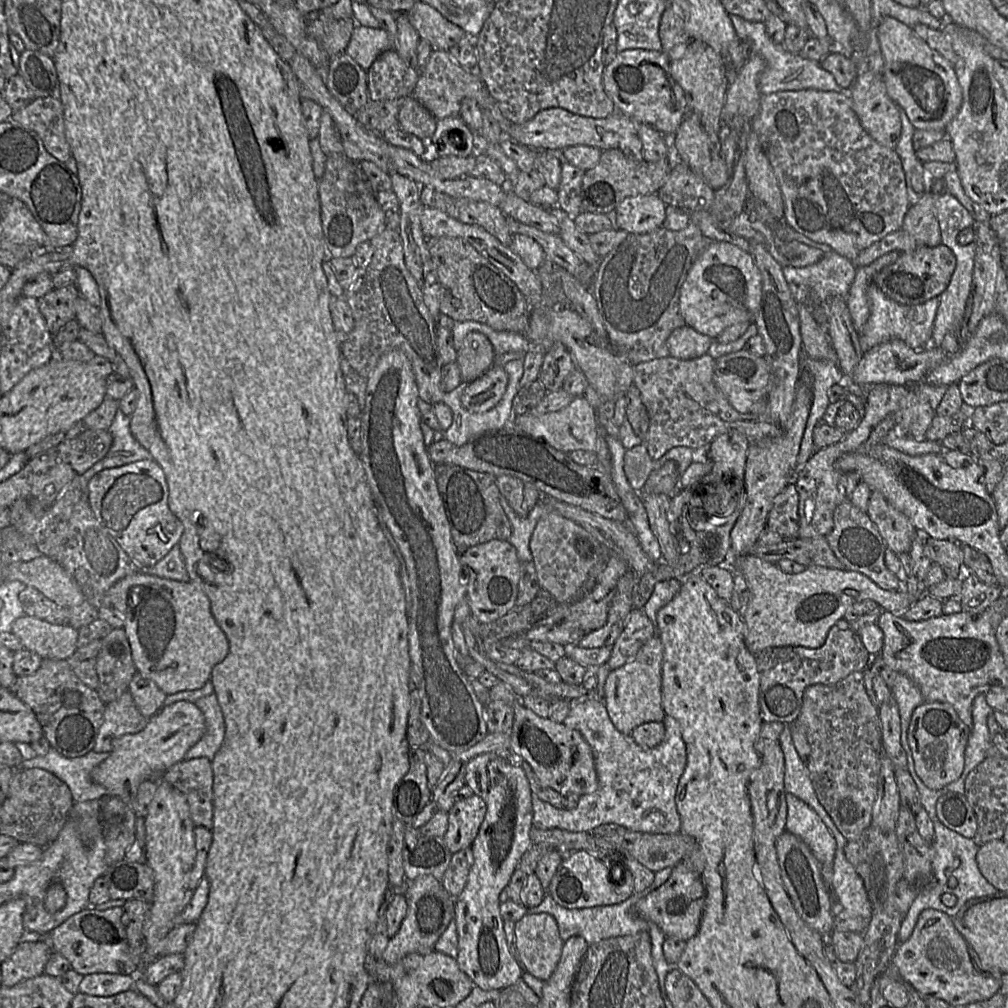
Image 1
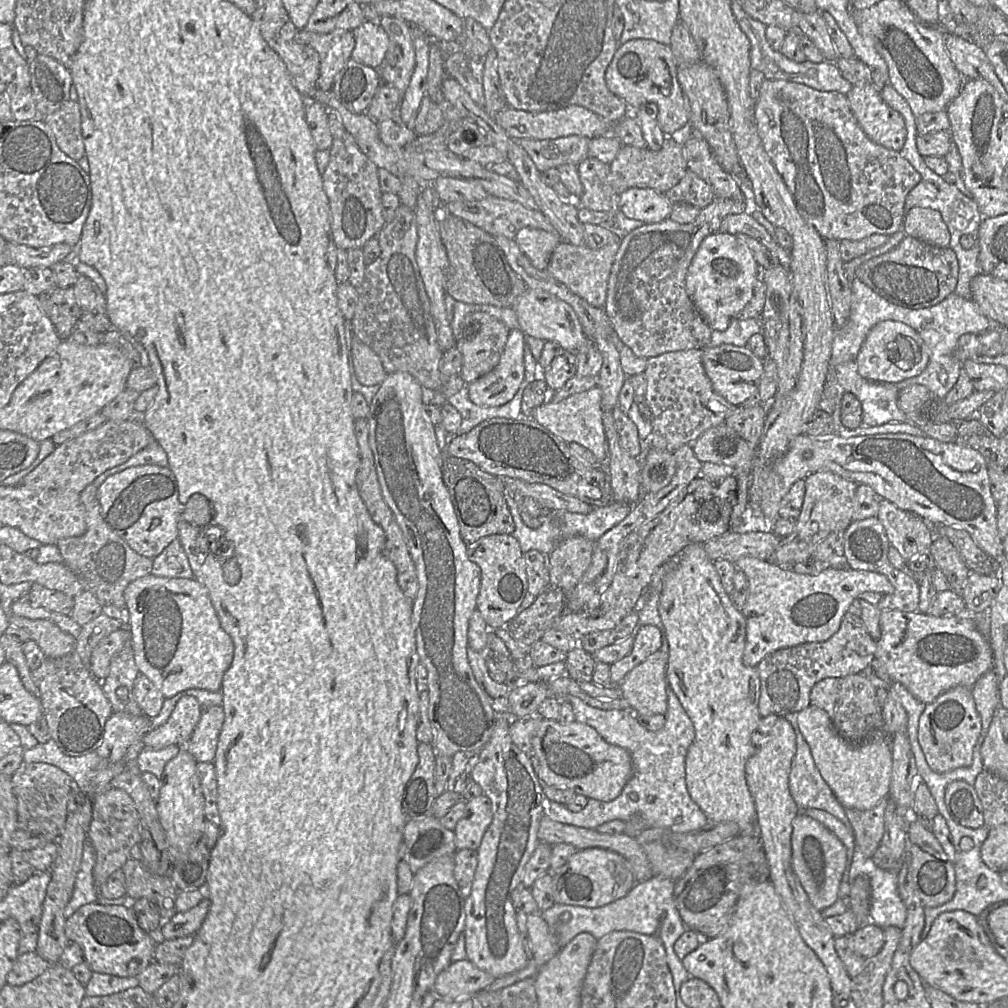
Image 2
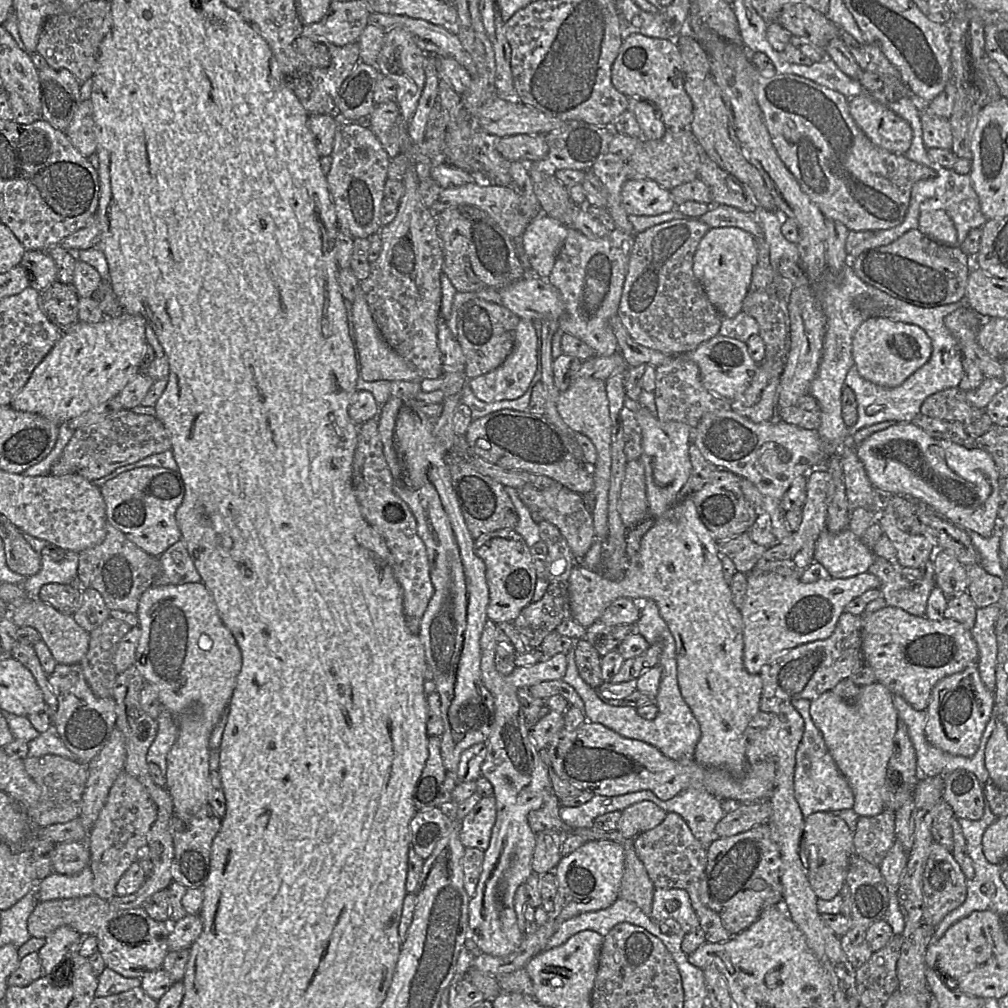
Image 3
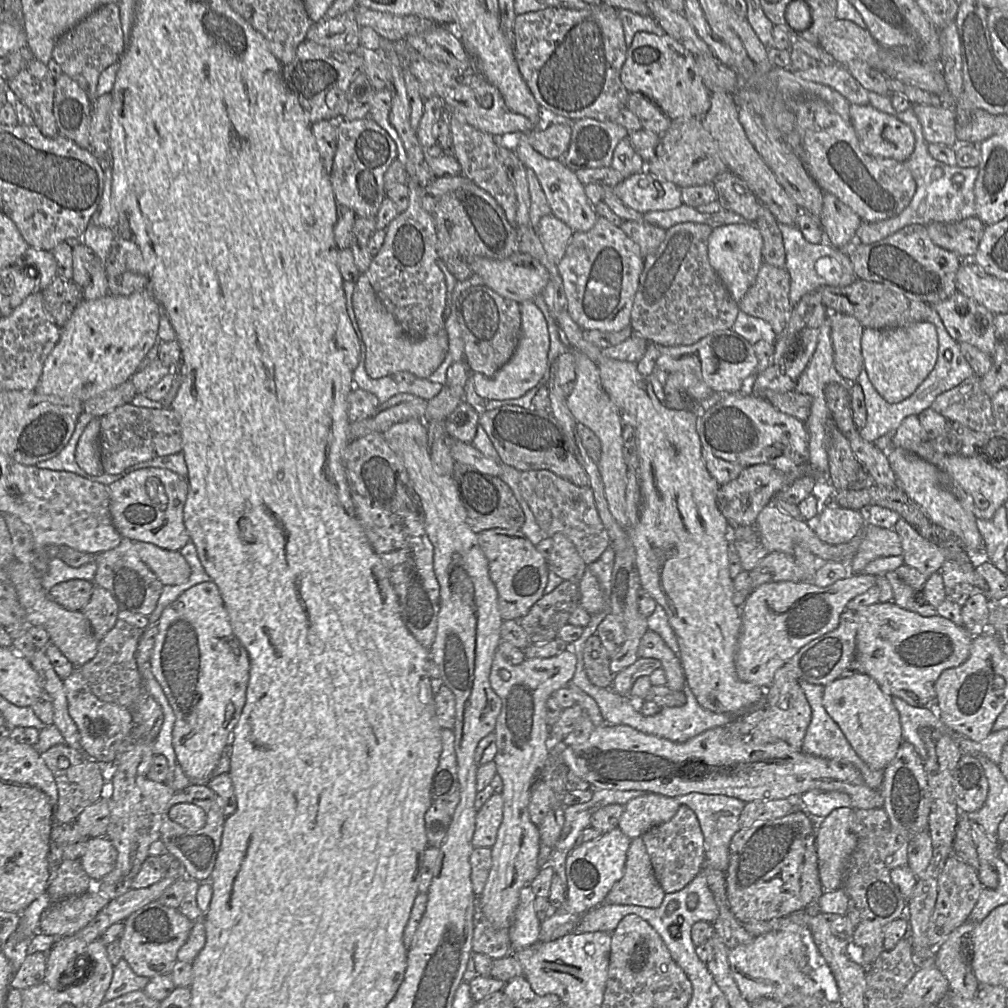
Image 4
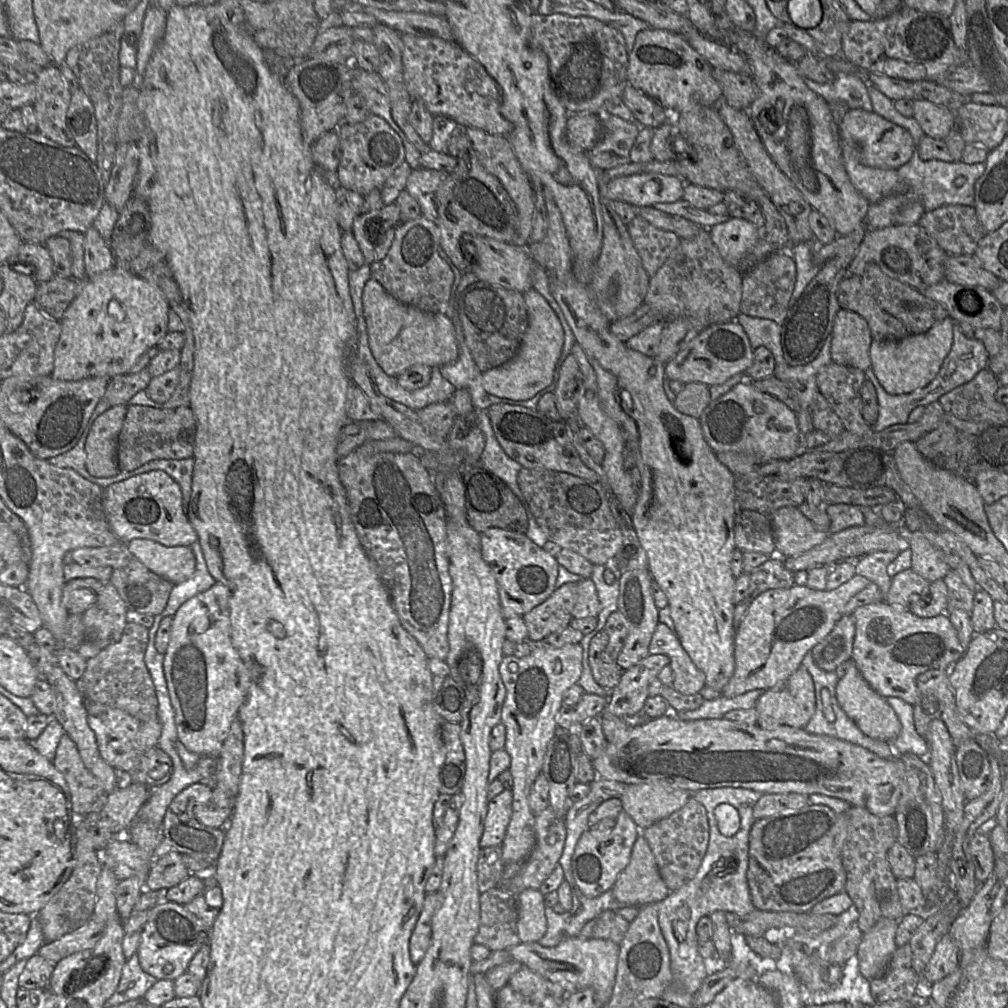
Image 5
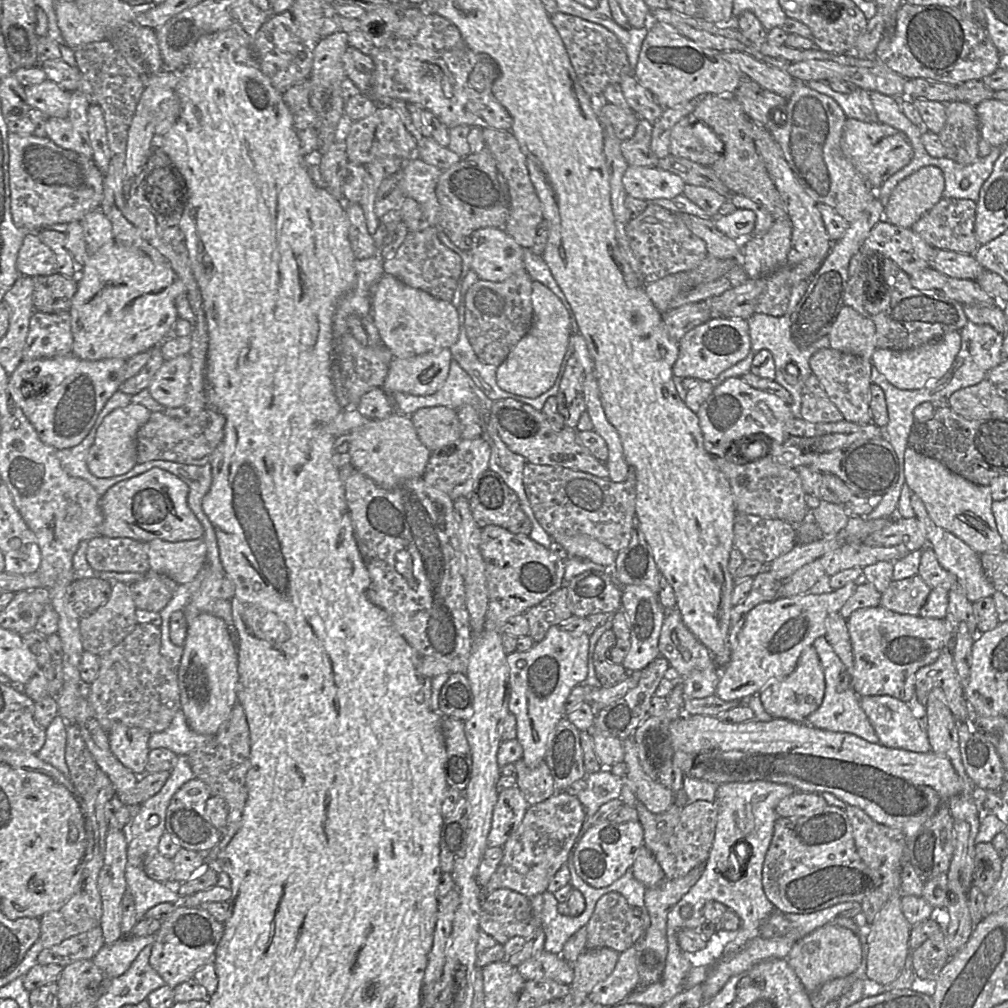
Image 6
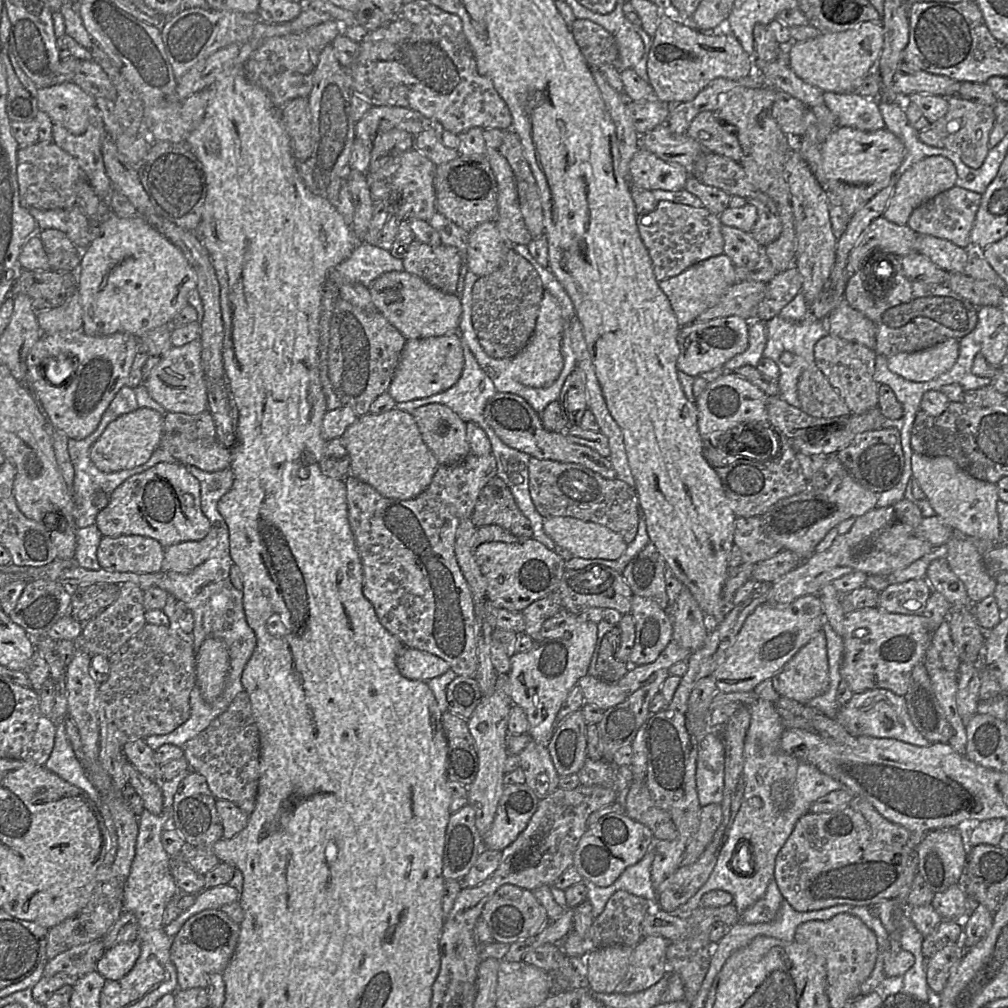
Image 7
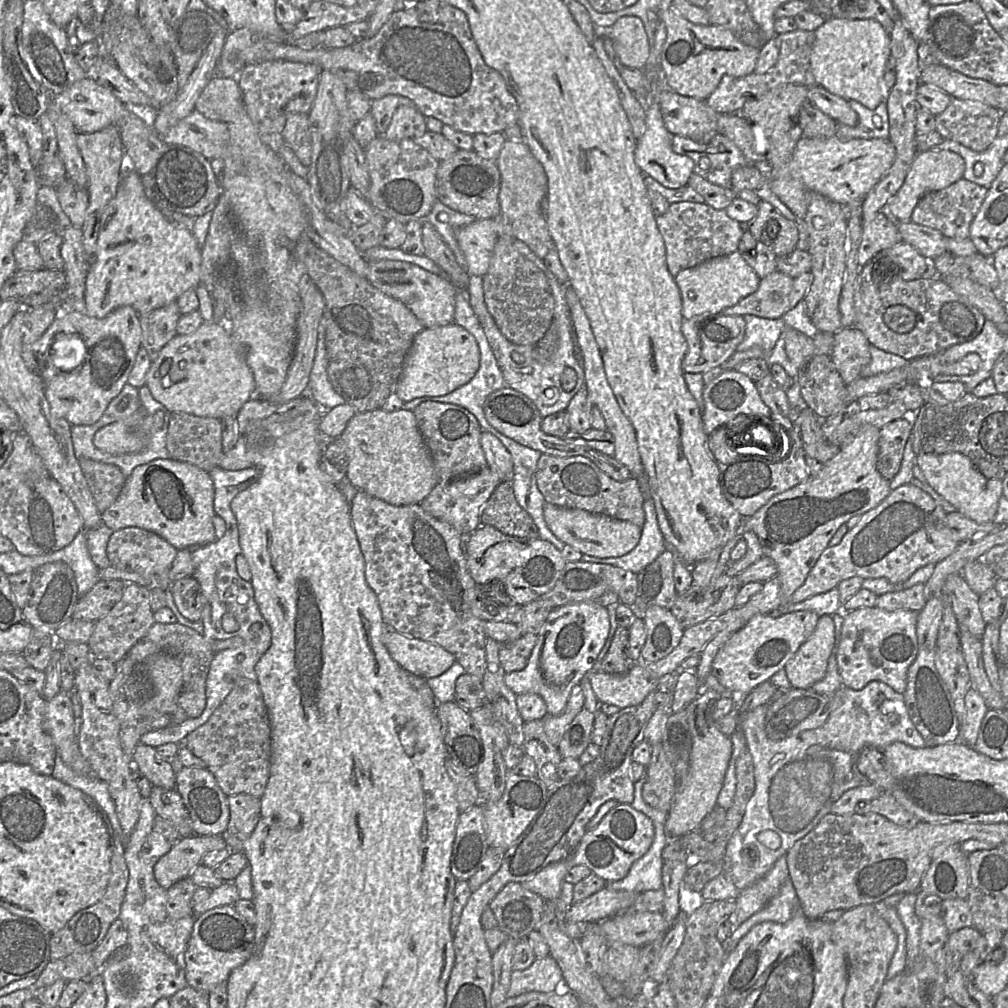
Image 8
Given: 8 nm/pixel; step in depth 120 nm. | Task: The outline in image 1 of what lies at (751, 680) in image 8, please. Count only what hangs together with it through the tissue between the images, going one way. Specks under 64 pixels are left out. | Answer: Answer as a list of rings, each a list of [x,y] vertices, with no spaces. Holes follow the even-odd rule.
[[[753,554],[730,559],[727,566],[745,577],[750,591],[742,618],[745,645],[754,656],[770,647],[821,647],[829,630],[843,620],[847,609],[857,602],[873,600],[883,611],[900,616],[915,602],[905,590],[883,589],[864,574],[845,568],[808,566],[803,572],[787,574],[776,564]]]

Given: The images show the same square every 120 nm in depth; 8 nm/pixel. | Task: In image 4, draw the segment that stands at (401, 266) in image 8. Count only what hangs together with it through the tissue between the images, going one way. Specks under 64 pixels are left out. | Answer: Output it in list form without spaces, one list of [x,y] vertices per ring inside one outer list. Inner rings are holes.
[[[361,274],[355,284],[352,307],[359,326],[360,354],[362,341],[365,345],[365,369],[369,377],[381,379],[409,372],[418,379],[428,379],[444,361],[449,349],[445,329],[420,339],[409,336],[380,301],[366,274]]]

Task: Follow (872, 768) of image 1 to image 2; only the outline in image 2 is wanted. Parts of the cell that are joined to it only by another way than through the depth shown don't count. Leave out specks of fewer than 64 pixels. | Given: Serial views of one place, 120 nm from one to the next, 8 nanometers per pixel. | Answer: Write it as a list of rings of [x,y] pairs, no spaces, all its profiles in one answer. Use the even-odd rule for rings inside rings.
[[[862,674],[826,678],[816,683],[810,692],[810,705],[827,712],[836,731],[847,741],[860,744],[873,735],[885,735],[886,724],[876,698],[876,687]],[[883,799],[873,809],[846,809],[850,829],[855,838],[855,845],[866,858],[874,856],[884,835],[884,813],[887,800]]]

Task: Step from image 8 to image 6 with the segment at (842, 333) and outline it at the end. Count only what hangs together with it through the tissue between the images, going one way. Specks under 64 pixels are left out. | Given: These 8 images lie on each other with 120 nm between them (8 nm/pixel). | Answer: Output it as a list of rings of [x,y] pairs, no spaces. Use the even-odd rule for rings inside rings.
[[[829,347],[816,351],[810,357],[809,364],[812,373],[818,378],[831,402],[842,413],[844,420],[860,425],[871,423],[871,359]]]

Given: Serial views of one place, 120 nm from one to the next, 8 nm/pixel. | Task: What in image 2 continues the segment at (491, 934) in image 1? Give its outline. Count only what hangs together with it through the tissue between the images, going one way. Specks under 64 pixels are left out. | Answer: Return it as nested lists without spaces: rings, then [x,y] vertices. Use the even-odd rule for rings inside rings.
[[[500,716],[487,744],[479,750],[479,761],[472,779],[492,802],[492,821],[476,850],[477,867],[470,894],[465,898],[466,959],[495,978],[521,969],[527,952],[516,925],[512,892],[521,884],[524,867],[539,842],[539,822],[548,801],[534,771],[530,757],[510,736],[512,716]]]

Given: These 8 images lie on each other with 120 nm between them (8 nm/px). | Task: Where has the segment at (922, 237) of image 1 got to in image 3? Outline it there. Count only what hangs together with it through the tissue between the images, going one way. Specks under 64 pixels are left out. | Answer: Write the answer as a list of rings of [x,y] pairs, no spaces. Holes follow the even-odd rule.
[[[943,210],[921,212],[918,230],[945,246],[956,246],[957,234],[950,217]]]

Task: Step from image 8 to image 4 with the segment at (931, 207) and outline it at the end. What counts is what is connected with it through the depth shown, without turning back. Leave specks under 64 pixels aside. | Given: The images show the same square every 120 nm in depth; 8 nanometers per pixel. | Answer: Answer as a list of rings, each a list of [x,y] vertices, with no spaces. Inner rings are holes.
[[[972,216],[953,223],[931,222],[926,227],[936,245],[957,254],[962,260],[970,260],[978,249],[985,225],[978,216]]]

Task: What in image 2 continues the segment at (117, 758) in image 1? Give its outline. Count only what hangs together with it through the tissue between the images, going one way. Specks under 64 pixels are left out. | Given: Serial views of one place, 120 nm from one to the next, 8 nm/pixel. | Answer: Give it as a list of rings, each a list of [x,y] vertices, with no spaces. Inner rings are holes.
[[[193,697],[179,699],[165,724],[151,729],[141,739],[144,748],[159,750],[170,745],[185,745],[201,718],[201,707]]]

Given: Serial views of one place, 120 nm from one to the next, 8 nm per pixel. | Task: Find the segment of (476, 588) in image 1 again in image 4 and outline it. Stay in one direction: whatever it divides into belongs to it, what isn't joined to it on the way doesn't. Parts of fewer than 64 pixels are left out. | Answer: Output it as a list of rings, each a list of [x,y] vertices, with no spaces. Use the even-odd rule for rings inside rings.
[[[520,529],[485,530],[478,534],[478,543],[489,562],[489,575],[497,589],[503,621],[519,621],[544,595],[549,574],[548,561]]]

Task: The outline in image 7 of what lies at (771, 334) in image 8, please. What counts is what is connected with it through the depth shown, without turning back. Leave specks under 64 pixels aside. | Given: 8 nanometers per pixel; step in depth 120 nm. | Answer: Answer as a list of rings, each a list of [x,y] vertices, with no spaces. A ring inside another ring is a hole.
[[[749,321],[748,346],[746,350],[727,361],[722,367],[725,373],[732,373],[737,368],[751,365],[756,367],[764,357],[763,351],[767,343],[766,324],[762,321]]]

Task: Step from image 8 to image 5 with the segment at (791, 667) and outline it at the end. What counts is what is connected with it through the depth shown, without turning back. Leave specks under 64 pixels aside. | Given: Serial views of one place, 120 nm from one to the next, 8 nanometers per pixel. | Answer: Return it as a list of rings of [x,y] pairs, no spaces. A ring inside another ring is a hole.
[[[800,666],[786,680],[765,690],[755,705],[757,711],[756,724],[762,728],[775,728],[786,725],[803,729],[816,710],[816,696],[813,679],[805,667]]]

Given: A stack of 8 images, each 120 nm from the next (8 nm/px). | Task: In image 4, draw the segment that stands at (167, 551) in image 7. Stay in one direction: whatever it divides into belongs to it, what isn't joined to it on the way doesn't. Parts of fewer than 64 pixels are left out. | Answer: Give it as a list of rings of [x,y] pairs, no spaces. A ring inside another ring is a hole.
[[[133,542],[140,559],[163,585],[178,585],[189,578],[189,564],[179,551],[165,550],[146,542]]]

